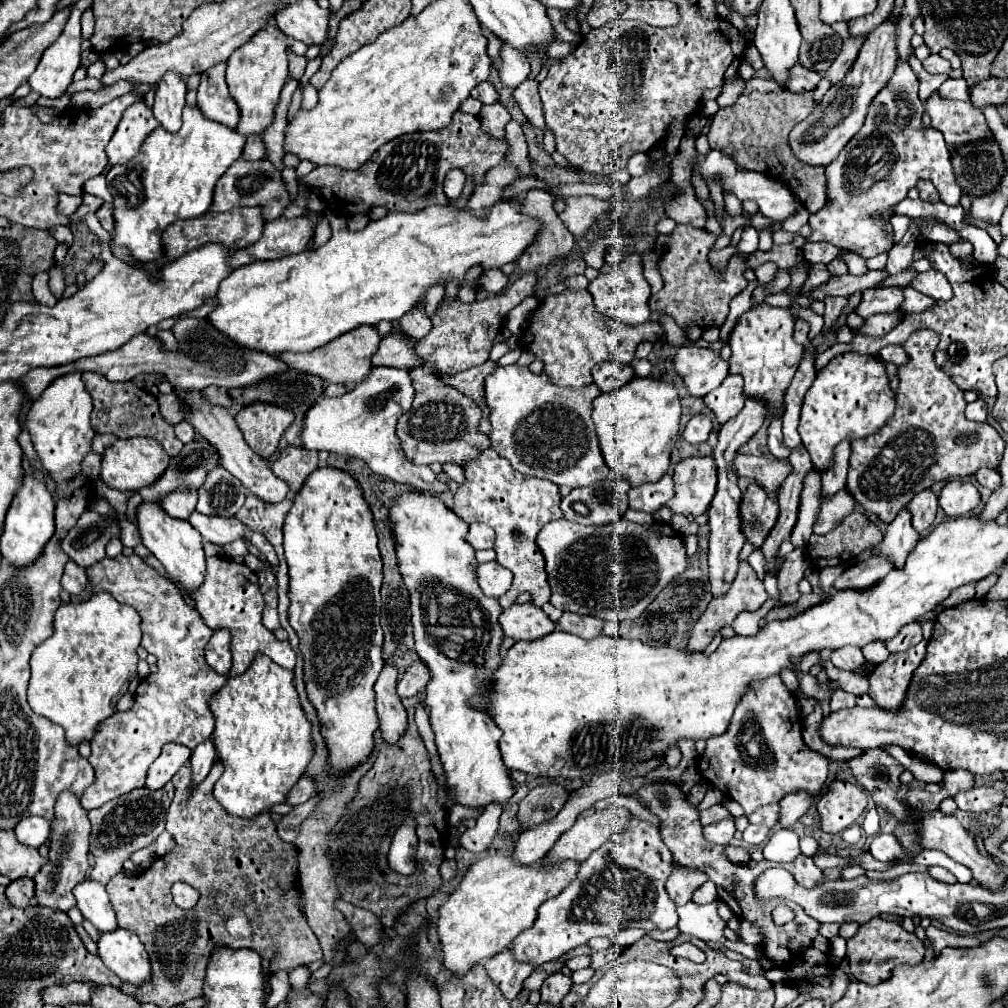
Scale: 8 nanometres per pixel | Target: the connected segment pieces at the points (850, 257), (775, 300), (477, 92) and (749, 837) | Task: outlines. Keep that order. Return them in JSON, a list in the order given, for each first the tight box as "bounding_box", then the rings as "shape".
[{"bounding_box":[838,250,867,275],"shape":[[[842,250],[838,255],[848,266],[849,273],[852,275],[863,275],[867,273],[866,260],[854,252]]]},{"bounding_box":[764,291,791,307],"shape":[[[782,291],[781,293],[775,293],[773,295],[768,295],[764,299],[765,303],[773,305],[774,307],[789,307],[791,302],[789,297],[787,297],[787,292]]]},{"bounding_box":[471,81,499,105],"shape":[[[485,81],[485,83],[481,83],[481,85],[477,85],[473,91],[471,91],[471,97],[475,97],[475,99],[479,99],[479,101],[483,101],[485,105],[489,105],[489,103],[495,103],[495,101],[499,101],[499,95],[497,95],[497,91],[495,91],[495,87],[489,83],[489,81]]]},{"bounding_box":[743,825,769,845],"shape":[[[749,825],[745,831],[743,831],[743,841],[749,843],[749,845],[763,845],[765,839],[769,835],[769,829],[767,827],[761,827],[761,825]]]}]

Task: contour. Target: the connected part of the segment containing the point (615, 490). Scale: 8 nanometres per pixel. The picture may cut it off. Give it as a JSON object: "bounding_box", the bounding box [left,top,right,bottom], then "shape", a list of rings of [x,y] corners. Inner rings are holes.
{"bounding_box":[561,477,629,525],"shape":[[[617,477],[587,487],[577,487],[561,501],[563,517],[581,525],[613,523],[627,511],[627,491],[629,483]],[[575,503],[583,503],[587,507],[587,515],[577,513]]]}

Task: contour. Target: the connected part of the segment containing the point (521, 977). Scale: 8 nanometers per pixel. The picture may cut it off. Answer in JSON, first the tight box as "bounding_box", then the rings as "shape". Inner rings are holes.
{"bounding_box":[485,949,535,999],"shape":[[[503,949],[495,957],[485,961],[485,969],[489,977],[499,985],[507,999],[515,999],[521,991],[521,983],[533,973],[535,965],[521,965],[521,961],[513,961],[513,953]]]}

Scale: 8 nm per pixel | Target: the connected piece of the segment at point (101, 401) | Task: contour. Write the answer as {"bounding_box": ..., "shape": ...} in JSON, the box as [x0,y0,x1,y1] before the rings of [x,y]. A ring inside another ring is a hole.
{"bounding_box":[81,373,183,457],"shape":[[[83,373],[81,375],[87,391],[93,397],[93,413],[91,413],[91,425],[97,433],[113,433],[119,439],[131,439],[131,437],[153,437],[161,443],[161,447],[167,451],[169,457],[177,455],[183,447],[183,443],[177,439],[173,425],[167,425],[167,421],[161,417],[161,411],[157,409],[157,399],[135,385],[133,381],[123,383],[111,383],[101,377],[101,373]]]}

